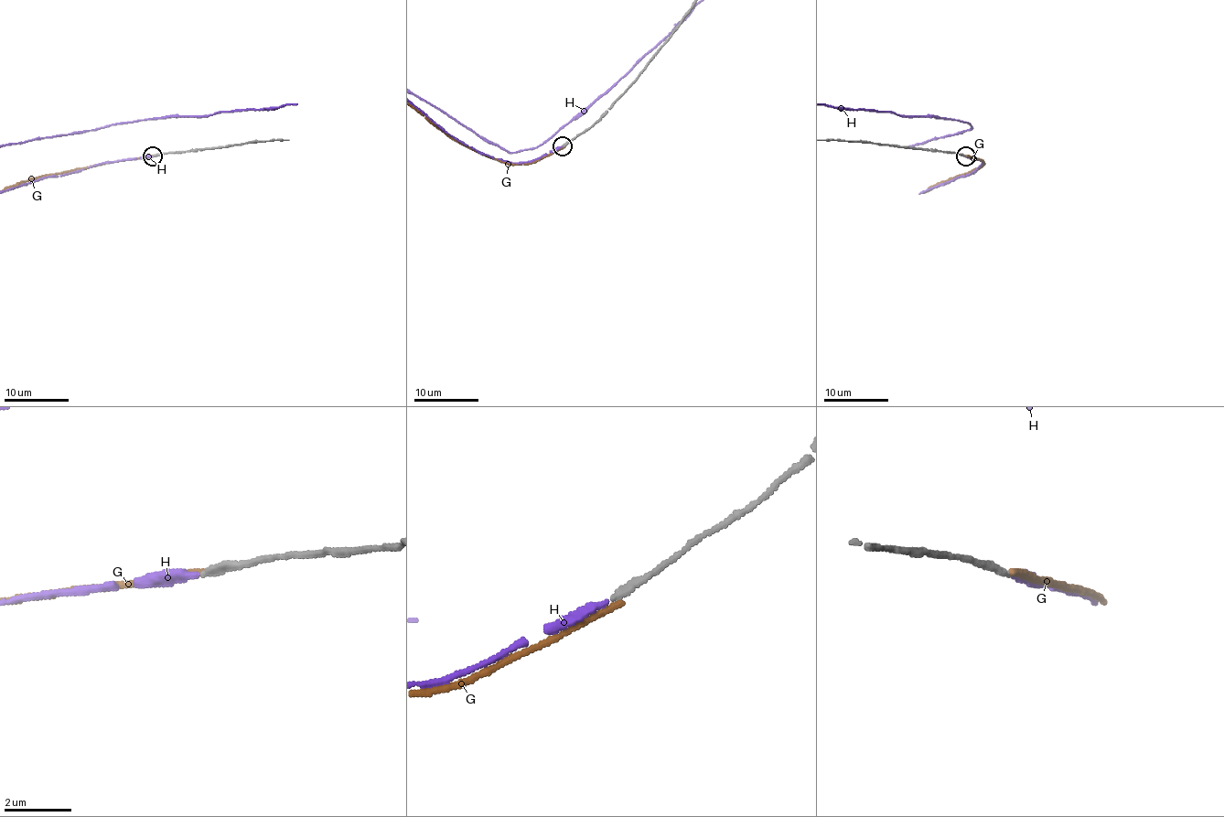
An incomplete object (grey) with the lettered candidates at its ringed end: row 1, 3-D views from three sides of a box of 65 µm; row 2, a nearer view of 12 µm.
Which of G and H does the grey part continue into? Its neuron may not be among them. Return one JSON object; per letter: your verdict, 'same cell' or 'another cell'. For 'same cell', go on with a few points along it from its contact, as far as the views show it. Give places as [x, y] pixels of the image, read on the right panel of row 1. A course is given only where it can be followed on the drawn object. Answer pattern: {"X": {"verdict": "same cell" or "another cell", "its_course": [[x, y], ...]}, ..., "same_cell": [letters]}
{"G": {"verdict": "another cell"}, "H": {"verdict": "same cell"}, "same_cell": ["H"]}

